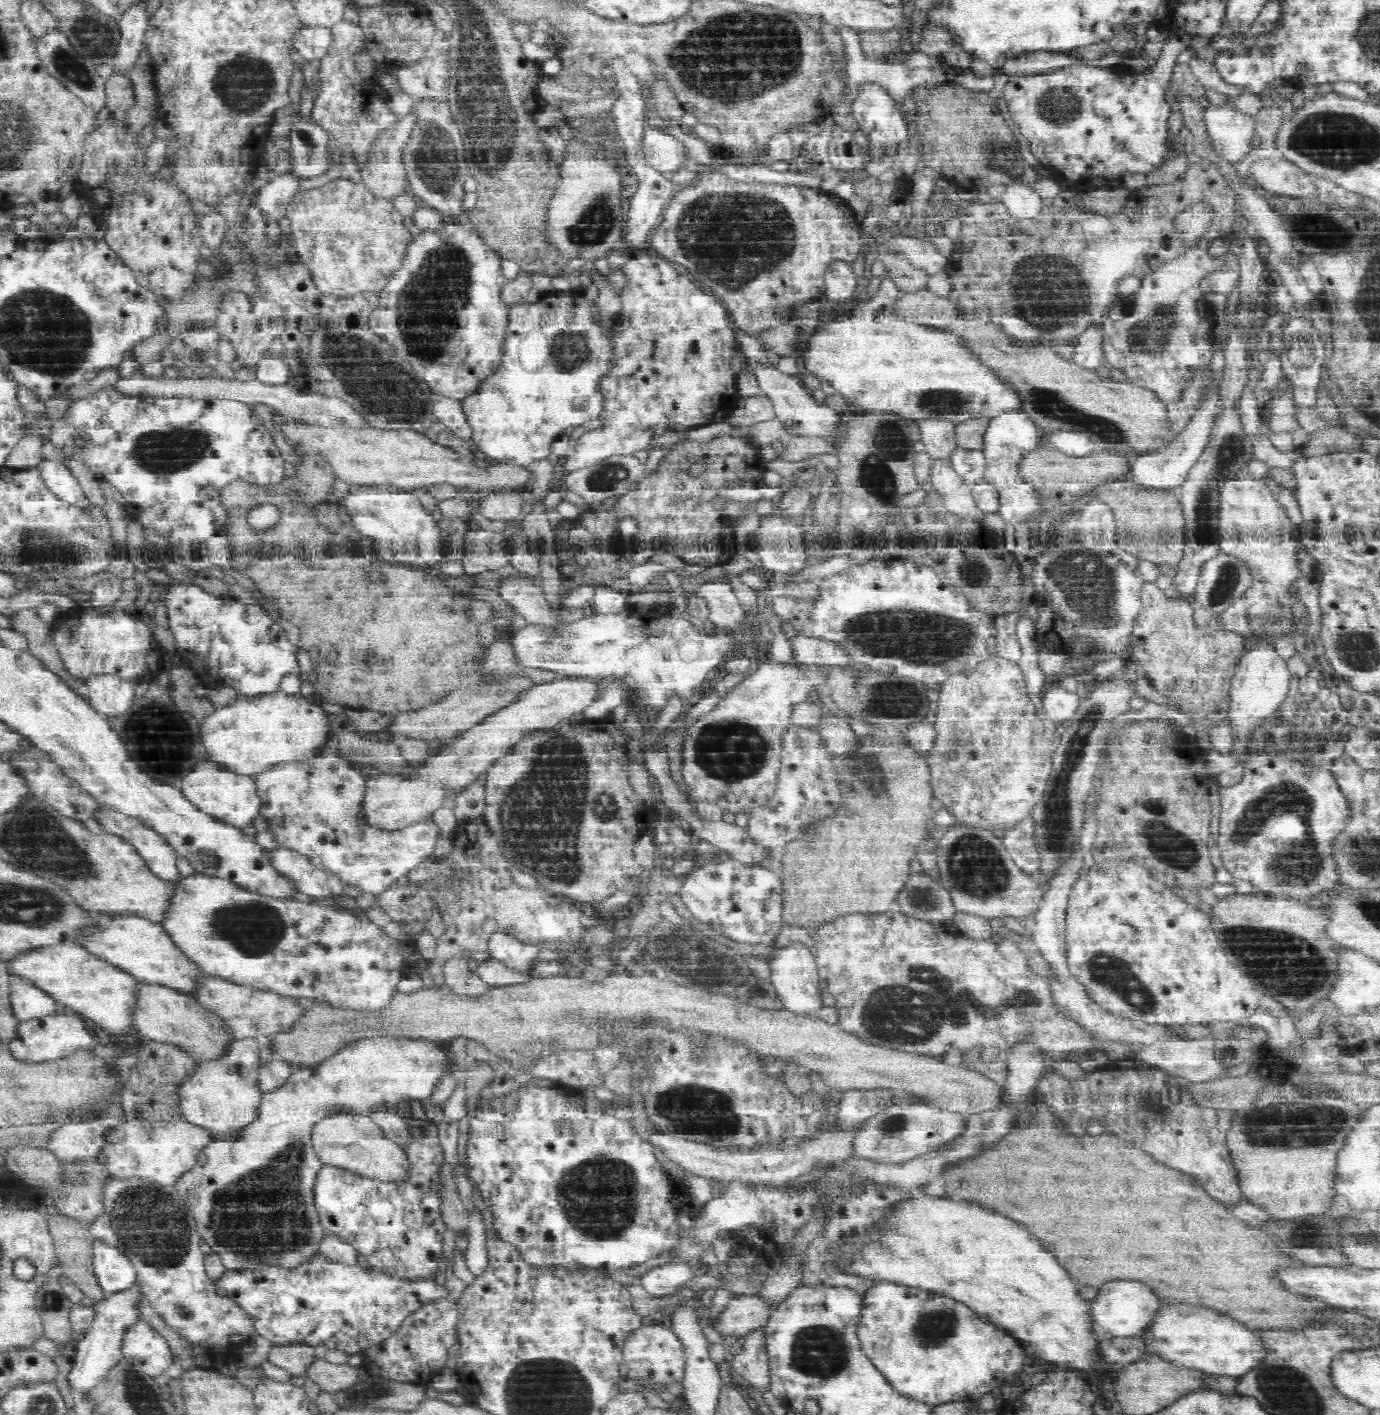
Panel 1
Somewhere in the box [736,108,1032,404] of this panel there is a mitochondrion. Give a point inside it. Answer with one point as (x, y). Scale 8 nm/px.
(994, 146)

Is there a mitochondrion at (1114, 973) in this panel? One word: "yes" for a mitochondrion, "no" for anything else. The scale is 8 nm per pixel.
yes

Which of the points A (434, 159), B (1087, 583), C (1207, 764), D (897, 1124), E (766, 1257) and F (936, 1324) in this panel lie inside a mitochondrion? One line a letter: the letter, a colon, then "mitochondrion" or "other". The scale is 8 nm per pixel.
A: mitochondrion
B: mitochondrion
C: other
D: mitochondrion
E: other
F: mitochondrion

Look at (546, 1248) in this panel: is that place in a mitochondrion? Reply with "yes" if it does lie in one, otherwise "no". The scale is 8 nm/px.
no

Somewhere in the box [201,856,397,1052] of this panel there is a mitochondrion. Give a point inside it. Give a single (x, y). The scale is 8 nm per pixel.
(254, 928)

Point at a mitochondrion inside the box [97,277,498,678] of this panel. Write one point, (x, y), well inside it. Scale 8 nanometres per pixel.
(387, 389)

